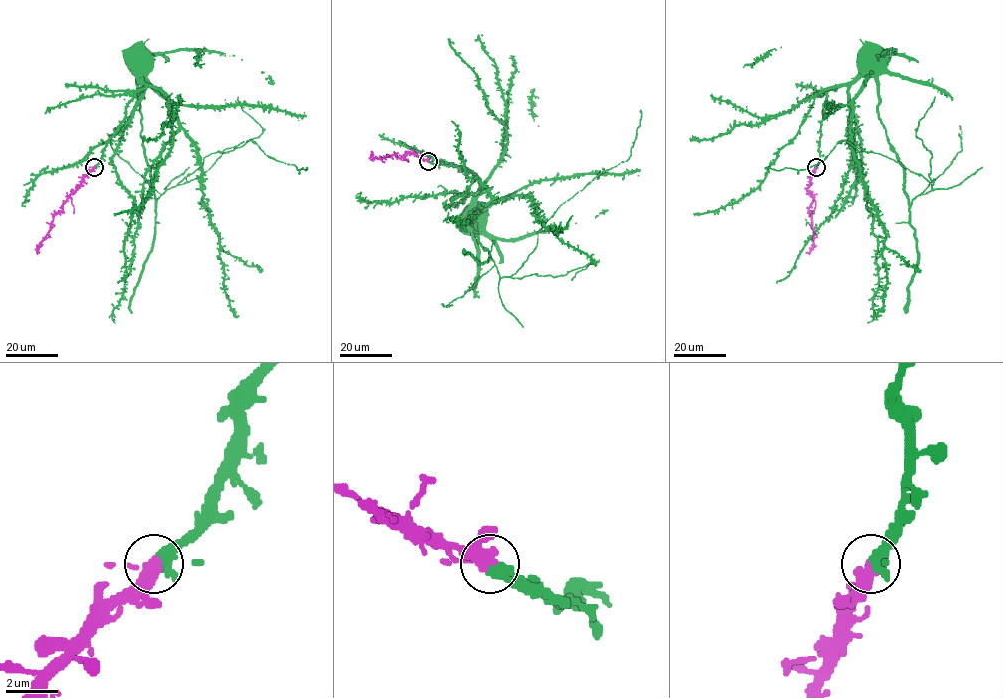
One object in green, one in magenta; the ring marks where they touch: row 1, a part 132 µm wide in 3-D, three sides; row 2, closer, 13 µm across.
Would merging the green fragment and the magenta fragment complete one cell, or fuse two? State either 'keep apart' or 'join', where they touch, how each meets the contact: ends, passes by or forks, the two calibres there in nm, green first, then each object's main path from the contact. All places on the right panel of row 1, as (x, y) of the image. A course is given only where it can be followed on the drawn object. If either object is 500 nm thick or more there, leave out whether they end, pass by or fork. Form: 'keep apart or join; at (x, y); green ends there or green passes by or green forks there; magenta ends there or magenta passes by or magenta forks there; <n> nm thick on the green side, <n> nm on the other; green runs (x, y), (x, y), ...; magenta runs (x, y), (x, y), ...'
join; at (816, 167); 550 nm thick on the green side, 550 nm on the other; green runs (816, 167), (827, 92), (873, 76), (908, 202), (933, 189), (922, 175), (844, 140), (804, 169), (765, 168); magenta runs (816, 167), (807, 189), (812, 197), (809, 209), (814, 244), (806, 253)

